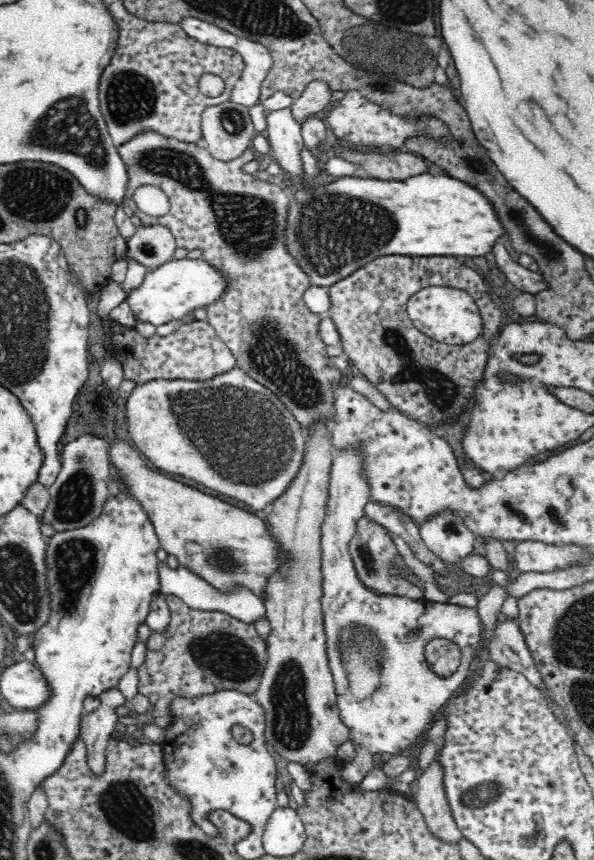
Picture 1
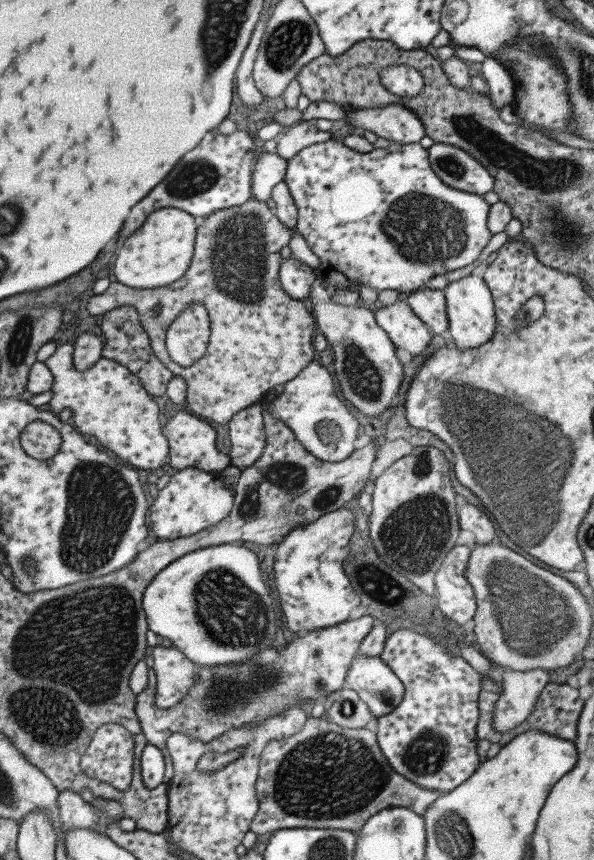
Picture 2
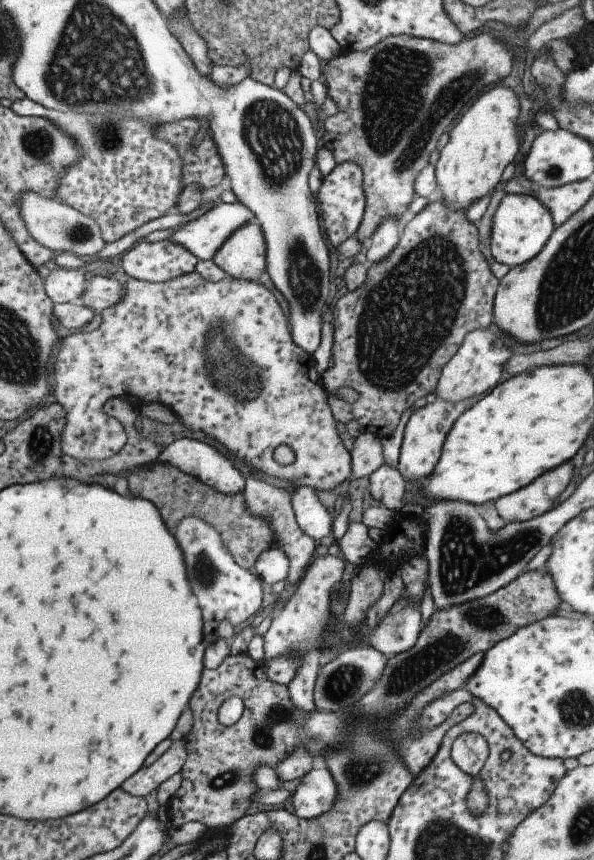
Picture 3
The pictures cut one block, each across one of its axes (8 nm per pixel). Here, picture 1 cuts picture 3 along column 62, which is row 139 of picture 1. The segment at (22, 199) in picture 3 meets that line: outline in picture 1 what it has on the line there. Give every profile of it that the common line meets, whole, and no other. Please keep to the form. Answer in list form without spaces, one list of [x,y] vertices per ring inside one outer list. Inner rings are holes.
[[[228,100],[202,113],[202,143],[216,160],[230,162],[250,148],[258,132],[248,110]]]

